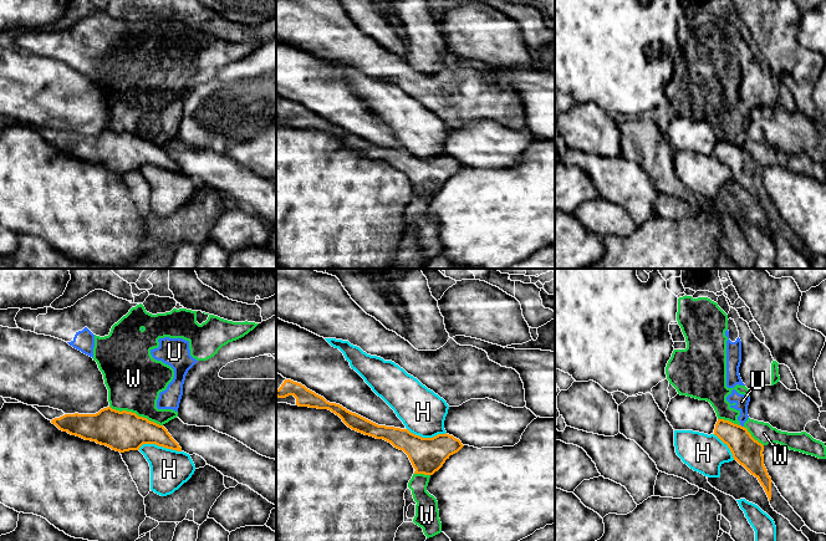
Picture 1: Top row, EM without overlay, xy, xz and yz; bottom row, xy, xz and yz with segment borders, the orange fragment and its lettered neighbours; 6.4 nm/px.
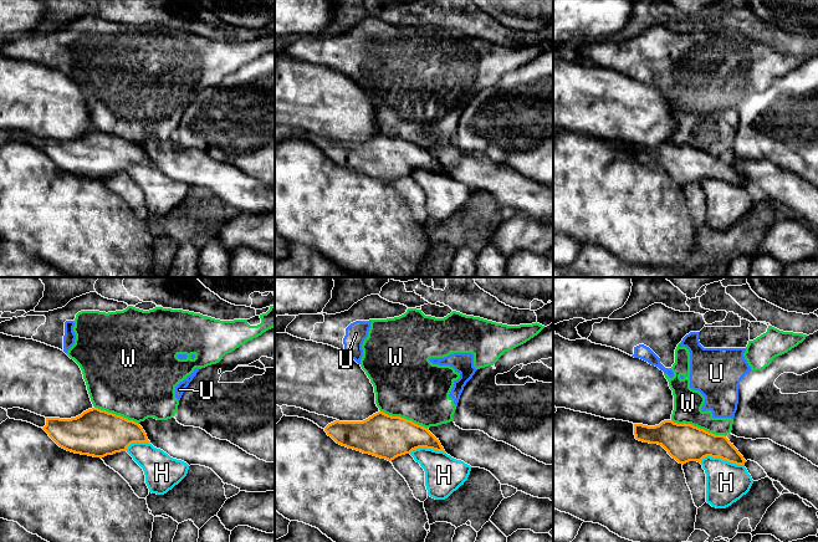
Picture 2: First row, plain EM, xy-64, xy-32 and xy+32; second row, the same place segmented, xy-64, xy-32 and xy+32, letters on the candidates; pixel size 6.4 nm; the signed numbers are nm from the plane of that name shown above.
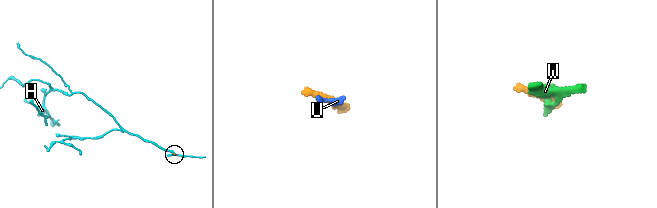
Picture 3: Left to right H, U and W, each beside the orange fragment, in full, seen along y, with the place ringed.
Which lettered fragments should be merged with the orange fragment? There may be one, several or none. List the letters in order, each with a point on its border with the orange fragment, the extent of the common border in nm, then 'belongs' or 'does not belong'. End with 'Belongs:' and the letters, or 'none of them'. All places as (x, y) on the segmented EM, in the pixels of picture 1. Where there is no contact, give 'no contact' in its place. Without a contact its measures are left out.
H: meets orange in xy at (159, 445); contact 280 nm long; does not belong
U: meets orange in yz at (740, 425); contact 30 nm long; does not belong
W: meets orange in xy at (134, 413); contact 360 nm long; does not belong
Belongs: none of them

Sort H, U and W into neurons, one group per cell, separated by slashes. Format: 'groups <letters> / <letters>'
groups H / U W

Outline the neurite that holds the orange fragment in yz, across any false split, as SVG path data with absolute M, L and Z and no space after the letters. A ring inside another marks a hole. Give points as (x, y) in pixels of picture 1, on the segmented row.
M718 419L714 435L728 445L734 460L759 480L774 511L787 519L797 531L801 531L809 539L809 541L826 541L826 535L811 531L781 496L764 465L764 445L755 440L746 428L729 420Z

